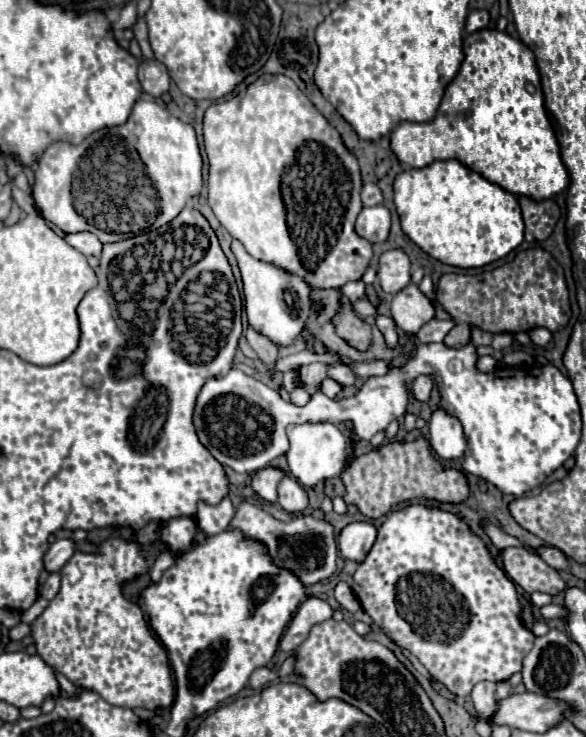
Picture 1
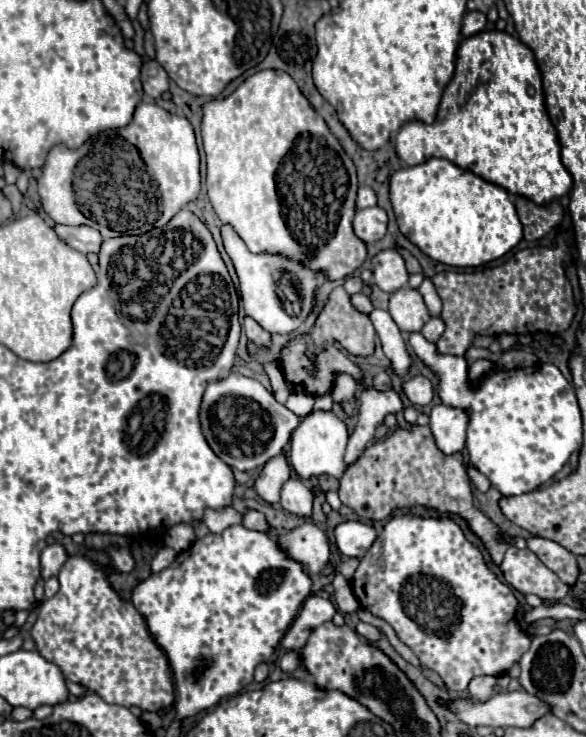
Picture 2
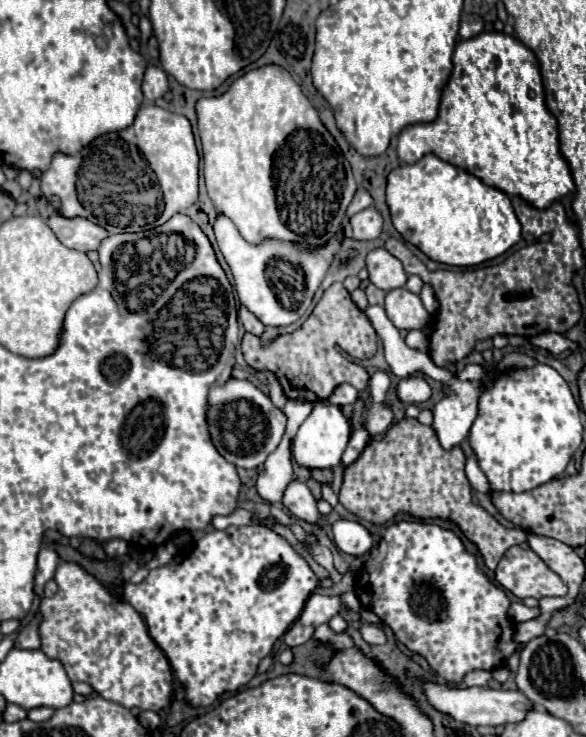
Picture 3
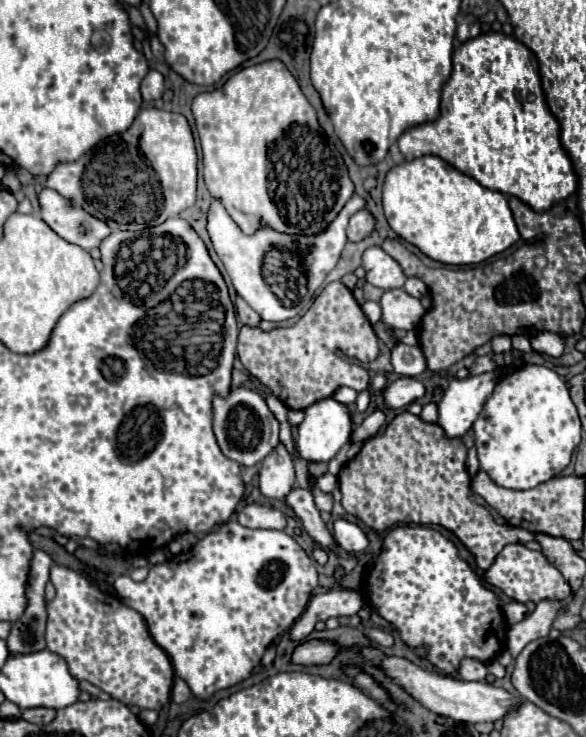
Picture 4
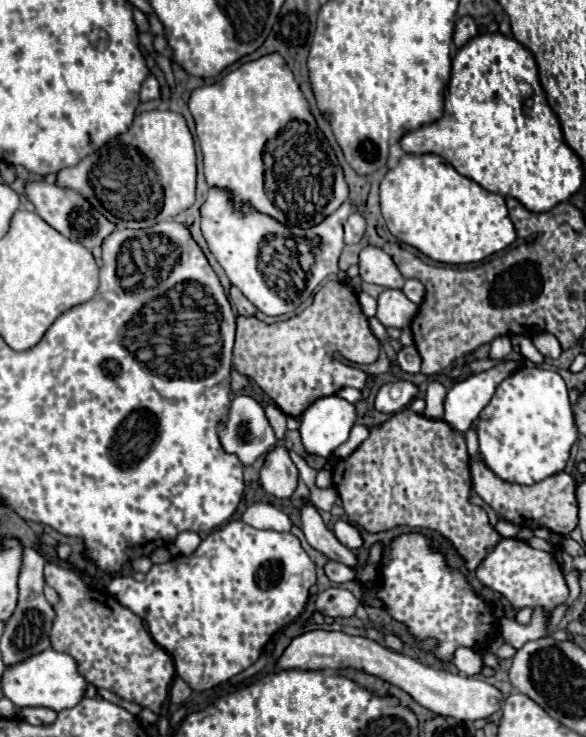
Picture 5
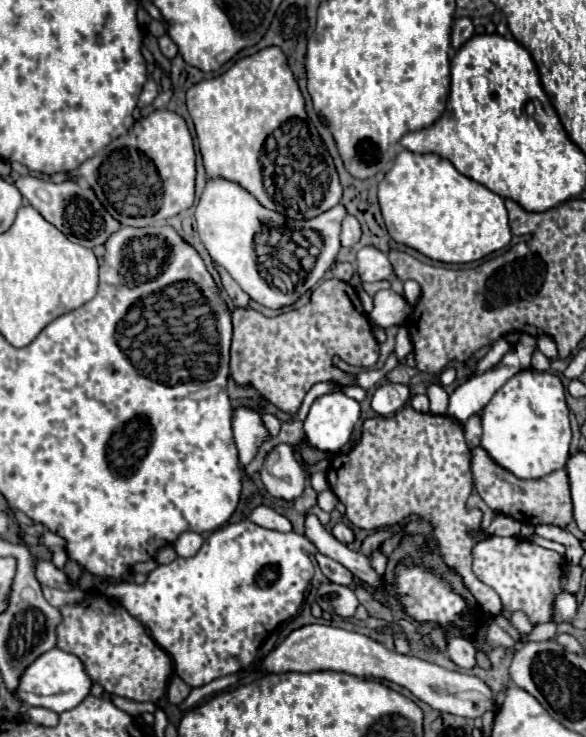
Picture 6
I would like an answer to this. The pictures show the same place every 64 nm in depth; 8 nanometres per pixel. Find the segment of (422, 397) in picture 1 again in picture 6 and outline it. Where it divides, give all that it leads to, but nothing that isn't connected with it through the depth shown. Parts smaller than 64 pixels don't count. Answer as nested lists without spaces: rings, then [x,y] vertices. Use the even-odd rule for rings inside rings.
[[[386,382],[376,388],[376,392],[372,396],[372,410],[382,416],[394,414],[396,410],[400,410],[408,402],[408,398],[410,398],[408,386]]]

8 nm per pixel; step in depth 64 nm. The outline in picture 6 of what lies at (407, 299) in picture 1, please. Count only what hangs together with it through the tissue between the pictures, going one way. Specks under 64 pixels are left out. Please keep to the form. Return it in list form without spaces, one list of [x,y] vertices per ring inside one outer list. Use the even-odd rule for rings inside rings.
[[[380,290],[374,294],[374,308],[368,314],[370,322],[380,328],[398,326],[410,312],[410,304],[394,290]]]

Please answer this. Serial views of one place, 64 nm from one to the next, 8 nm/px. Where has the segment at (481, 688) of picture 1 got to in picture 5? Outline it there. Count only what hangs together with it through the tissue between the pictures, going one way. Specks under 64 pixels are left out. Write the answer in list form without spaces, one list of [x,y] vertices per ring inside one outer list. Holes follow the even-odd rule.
[[[460,646],[460,648],[456,648],[456,652],[454,652],[452,664],[454,664],[454,668],[456,668],[458,672],[468,674],[468,676],[474,676],[474,674],[478,674],[480,668],[482,668],[482,656],[480,656],[480,652],[476,652],[474,648]]]

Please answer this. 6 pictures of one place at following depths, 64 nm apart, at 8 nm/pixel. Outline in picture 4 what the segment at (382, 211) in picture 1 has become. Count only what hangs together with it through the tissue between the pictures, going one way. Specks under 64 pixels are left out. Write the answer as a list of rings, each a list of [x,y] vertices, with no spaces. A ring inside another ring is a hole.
[[[358,210],[350,222],[348,222],[348,230],[346,236],[350,242],[360,242],[364,240],[370,232],[374,230],[374,218],[366,212],[366,210]]]

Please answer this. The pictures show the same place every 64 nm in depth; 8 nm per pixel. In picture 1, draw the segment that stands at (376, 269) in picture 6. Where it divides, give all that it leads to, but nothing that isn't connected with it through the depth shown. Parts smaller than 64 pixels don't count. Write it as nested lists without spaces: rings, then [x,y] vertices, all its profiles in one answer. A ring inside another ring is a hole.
[[[388,250],[378,262],[378,280],[384,292],[398,294],[410,284],[410,258],[402,250]]]

